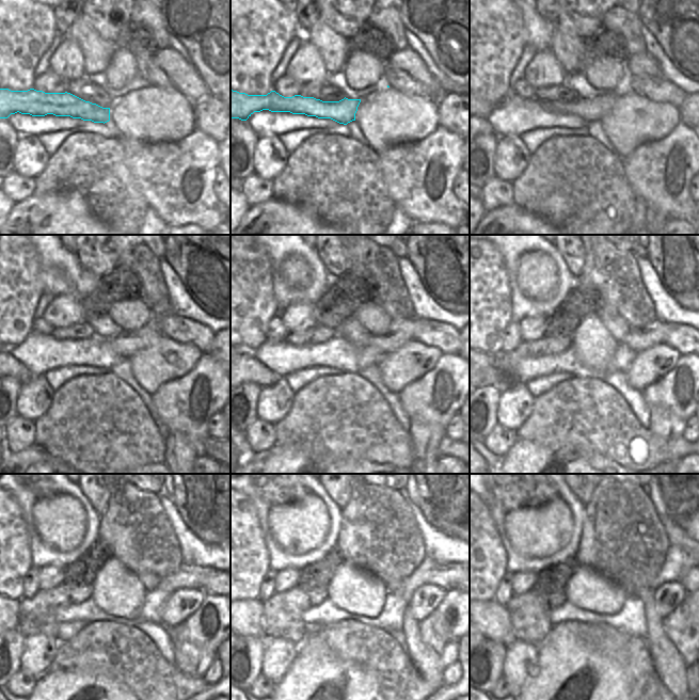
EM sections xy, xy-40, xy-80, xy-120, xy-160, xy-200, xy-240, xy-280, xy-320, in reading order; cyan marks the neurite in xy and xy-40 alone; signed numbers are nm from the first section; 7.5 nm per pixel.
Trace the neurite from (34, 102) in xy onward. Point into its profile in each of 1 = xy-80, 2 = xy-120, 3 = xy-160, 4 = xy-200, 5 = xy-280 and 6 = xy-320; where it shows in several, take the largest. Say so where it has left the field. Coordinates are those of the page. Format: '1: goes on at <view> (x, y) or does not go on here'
1: goes on at xy-80 (594, 109)
2: goes on at xy-120 (125, 345)
3: goes on at xy-160 (399, 333)
4: goes on at xy-200 (638, 339)
5: goes on at xy-280 (447, 576)
6: goes on at xy-320 (666, 574)

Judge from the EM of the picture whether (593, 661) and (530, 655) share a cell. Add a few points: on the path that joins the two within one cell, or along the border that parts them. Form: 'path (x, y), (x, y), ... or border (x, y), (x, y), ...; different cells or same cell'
border (538, 647), (537, 665), (526, 679); different cells

